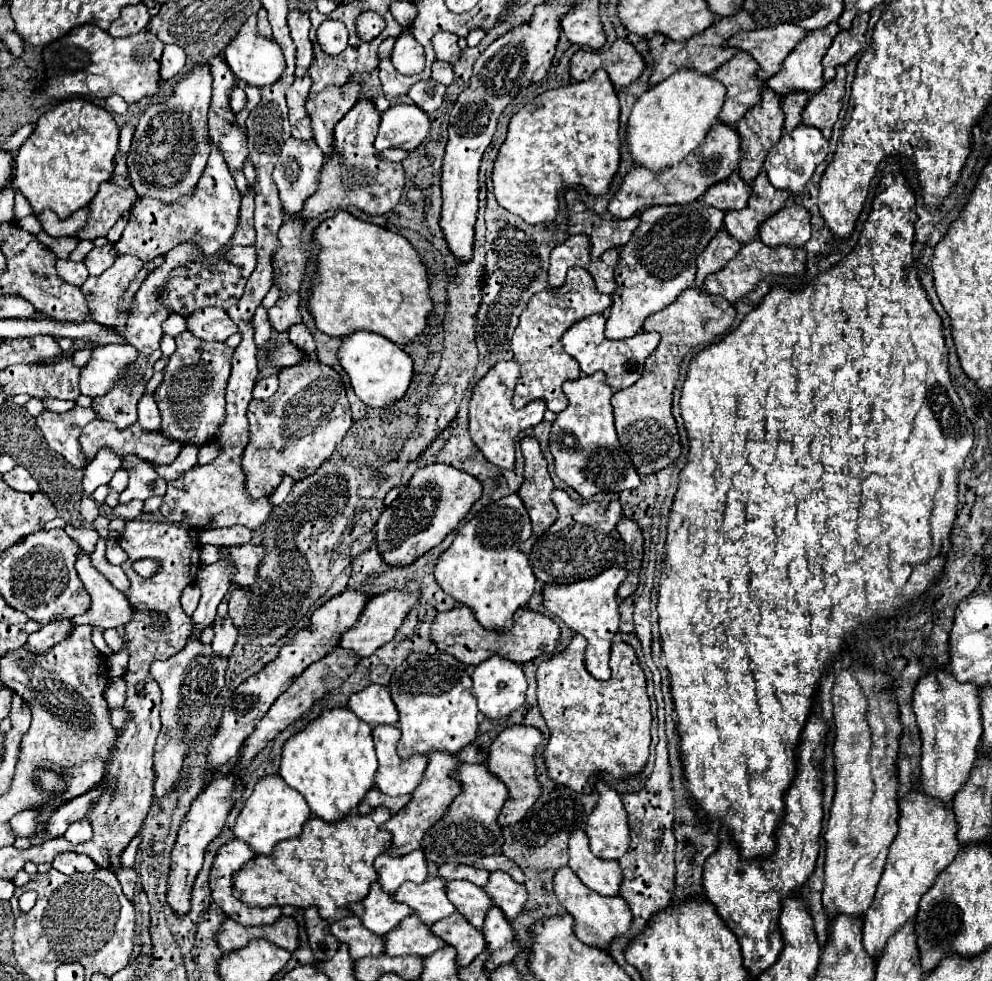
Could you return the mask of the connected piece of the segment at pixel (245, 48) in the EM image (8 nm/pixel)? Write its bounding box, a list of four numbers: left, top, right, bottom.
[224,14,284,87]

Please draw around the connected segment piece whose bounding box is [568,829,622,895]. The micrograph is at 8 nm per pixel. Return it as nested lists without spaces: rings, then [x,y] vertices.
[[[582,829],[572,831],[568,841],[568,857],[568,867],[586,887],[600,895],[618,895],[622,879],[618,861],[604,861],[592,855],[588,847],[588,837]]]

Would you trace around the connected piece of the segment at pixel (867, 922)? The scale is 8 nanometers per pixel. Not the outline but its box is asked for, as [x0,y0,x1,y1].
[864,789,960,957]

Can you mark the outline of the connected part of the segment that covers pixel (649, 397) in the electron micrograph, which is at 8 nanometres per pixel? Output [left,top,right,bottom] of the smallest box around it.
[612,287,736,475]

